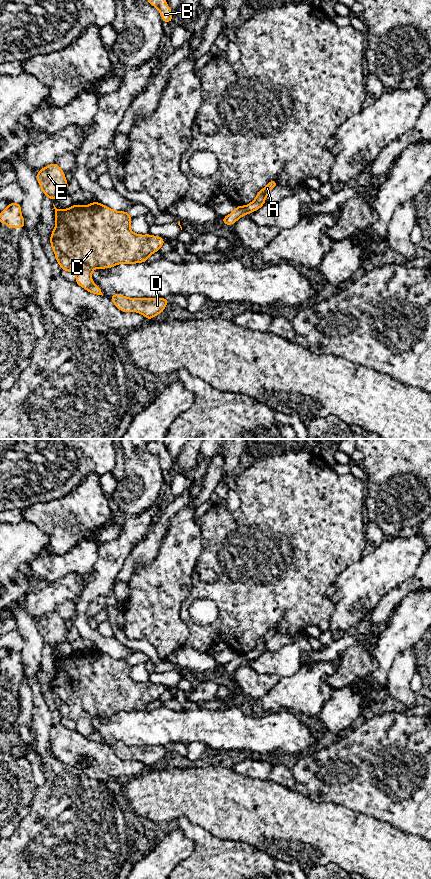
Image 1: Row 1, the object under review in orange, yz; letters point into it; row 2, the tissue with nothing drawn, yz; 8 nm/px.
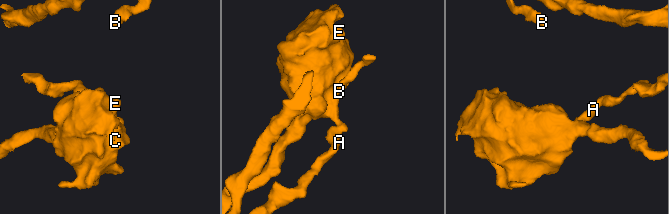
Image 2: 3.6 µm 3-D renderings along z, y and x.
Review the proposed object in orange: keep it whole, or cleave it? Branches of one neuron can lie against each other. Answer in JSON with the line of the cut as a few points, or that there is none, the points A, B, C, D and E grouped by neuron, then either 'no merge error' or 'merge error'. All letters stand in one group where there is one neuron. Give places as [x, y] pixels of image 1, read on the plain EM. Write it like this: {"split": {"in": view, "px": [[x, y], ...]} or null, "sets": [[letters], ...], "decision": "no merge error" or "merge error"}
{"split": {"in": "yz", "px": [[242, 654], [246, 661]]}, "sets": [["A", "B"], ["C", "D", "E"]], "decision": "merge error"}

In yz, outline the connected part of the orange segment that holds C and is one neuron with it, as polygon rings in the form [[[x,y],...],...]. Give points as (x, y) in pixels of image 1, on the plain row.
[[[92,650],[91,652],[87,653],[87,654],[80,654],[77,652],[74,652],[72,655],[68,656],[68,657],[63,657],[63,658],[58,658],[55,653],[53,652],[54,657],[55,657],[55,671],[56,674],[50,684],[50,691],[52,694],[52,697],[56,703],[56,708],[59,711],[60,715],[62,718],[66,718],[69,720],[73,720],[76,723],[76,732],[78,732],[79,734],[83,735],[84,737],[86,737],[88,740],[93,741],[93,742],[97,742],[97,743],[102,743],[101,737],[92,729],[91,723],[92,723],[92,719],[96,716],[111,716],[113,714],[116,714],[120,711],[126,711],[126,712],[134,712],[134,711],[142,711],[142,710],[146,710],[148,705],[159,699],[161,694],[164,692],[165,687],[162,685],[156,685],[154,683],[139,683],[139,682],[135,682],[130,678],[130,671],[132,668],[132,665],[126,660],[126,659],[114,659],[106,654],[104,654],[103,652],[99,651],[99,650]]]

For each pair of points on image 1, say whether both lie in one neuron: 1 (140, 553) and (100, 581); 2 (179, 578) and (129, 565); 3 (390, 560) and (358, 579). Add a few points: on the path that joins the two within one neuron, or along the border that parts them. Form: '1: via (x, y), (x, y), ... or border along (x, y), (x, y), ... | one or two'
1: border along (135, 546), (116, 578) | two
2: border along (156, 555), (149, 563), (139, 563), (127, 582) | two
3: via (382, 568), (373, 575), (366, 575) | one

